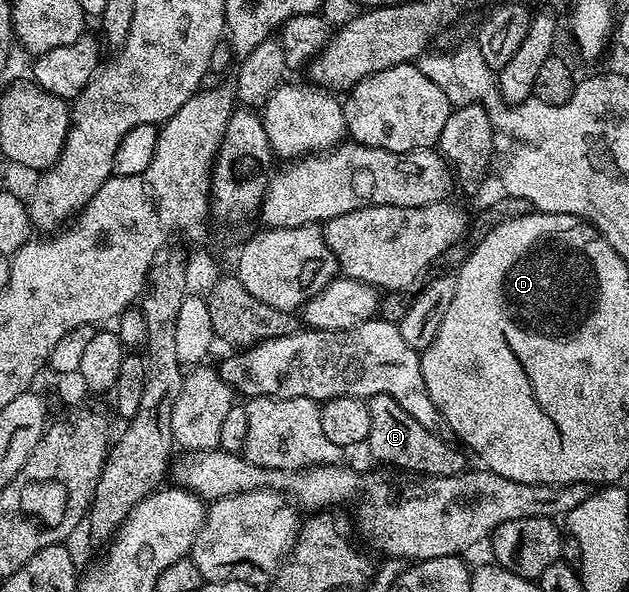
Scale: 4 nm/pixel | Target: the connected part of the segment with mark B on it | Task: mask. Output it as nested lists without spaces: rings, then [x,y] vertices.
[[[375,395],[368,398],[367,404],[371,411],[367,448],[375,460],[385,465],[394,465],[394,470],[423,477],[450,477],[466,472],[466,454],[456,444],[448,445],[442,434],[427,431],[427,427],[411,419],[411,415],[407,415],[407,411],[403,411],[403,407],[391,399],[391,395]]]

